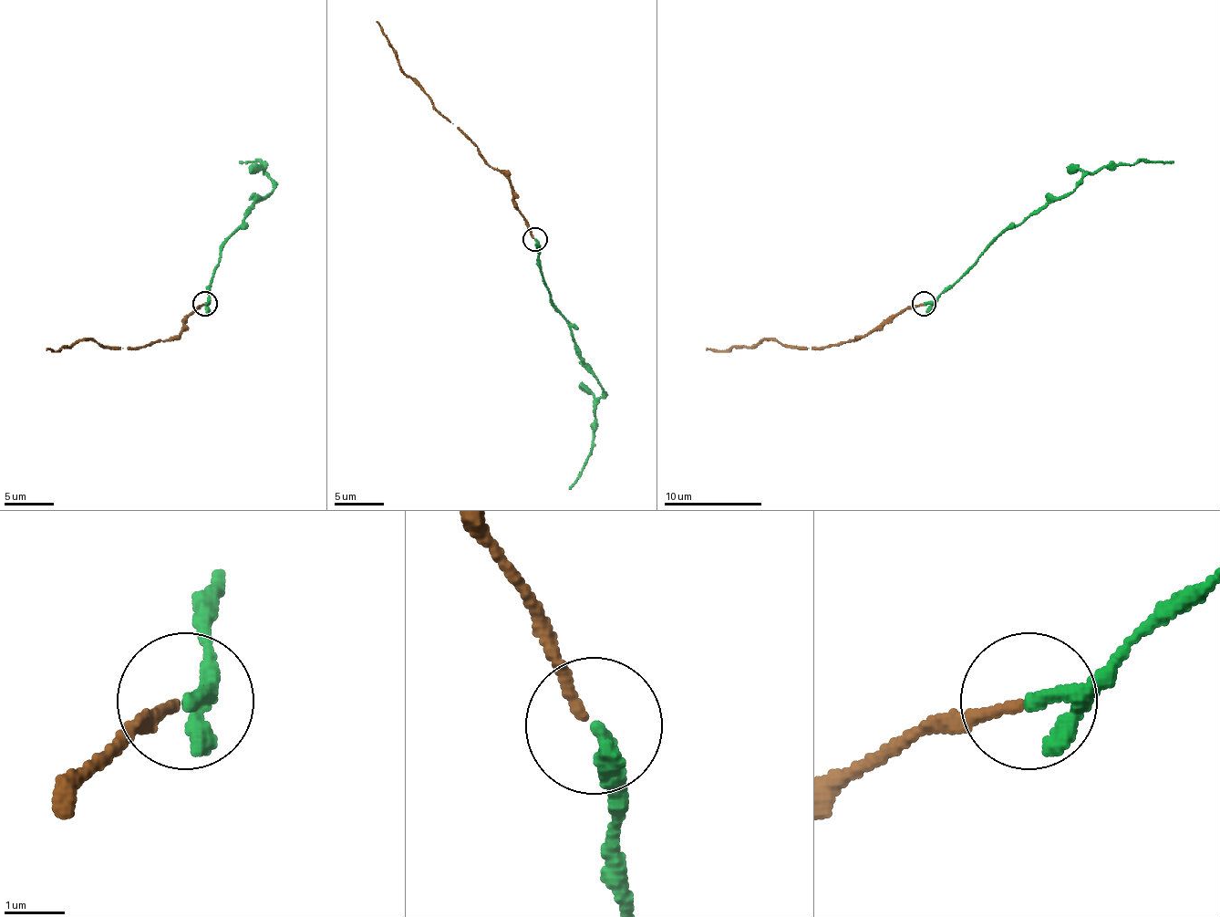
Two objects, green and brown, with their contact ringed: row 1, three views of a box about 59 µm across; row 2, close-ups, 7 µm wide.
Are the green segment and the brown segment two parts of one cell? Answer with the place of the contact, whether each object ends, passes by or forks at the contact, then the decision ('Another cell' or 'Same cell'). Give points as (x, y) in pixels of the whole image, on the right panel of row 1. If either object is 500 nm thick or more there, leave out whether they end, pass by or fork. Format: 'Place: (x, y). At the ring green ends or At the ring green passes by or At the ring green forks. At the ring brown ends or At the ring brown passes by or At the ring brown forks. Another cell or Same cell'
Place: (924, 304). At the ring green passes by. At the ring brown ends. Same cell

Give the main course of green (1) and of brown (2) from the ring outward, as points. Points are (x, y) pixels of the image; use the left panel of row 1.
1: (204, 304), (207, 287), (219, 263), (219, 247), (251, 208), (273, 189), (273, 182), (261, 161), (239, 161)
2: (204, 304), (197, 309), (177, 336), (133, 349), (106, 349), (79, 338), (71, 346), (47, 351)

